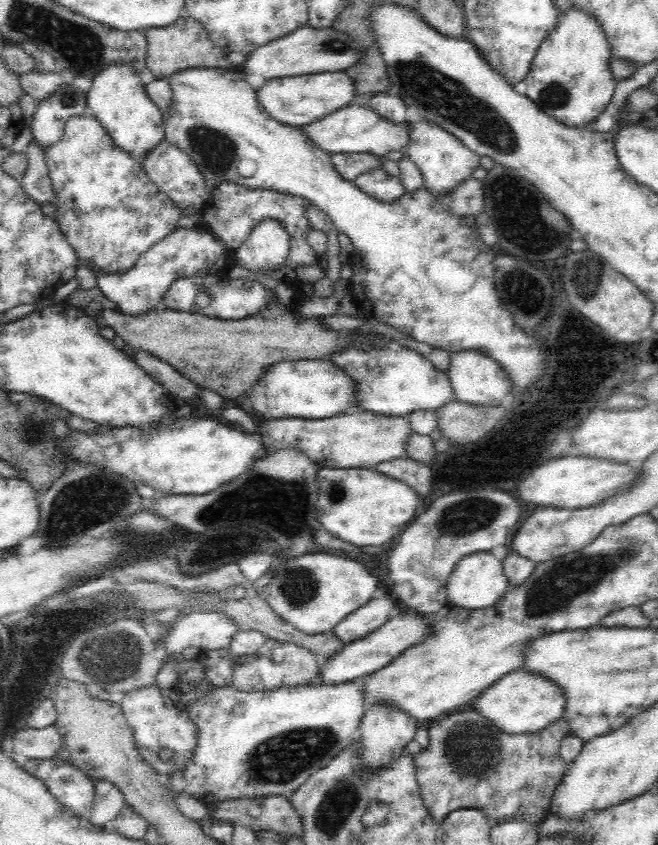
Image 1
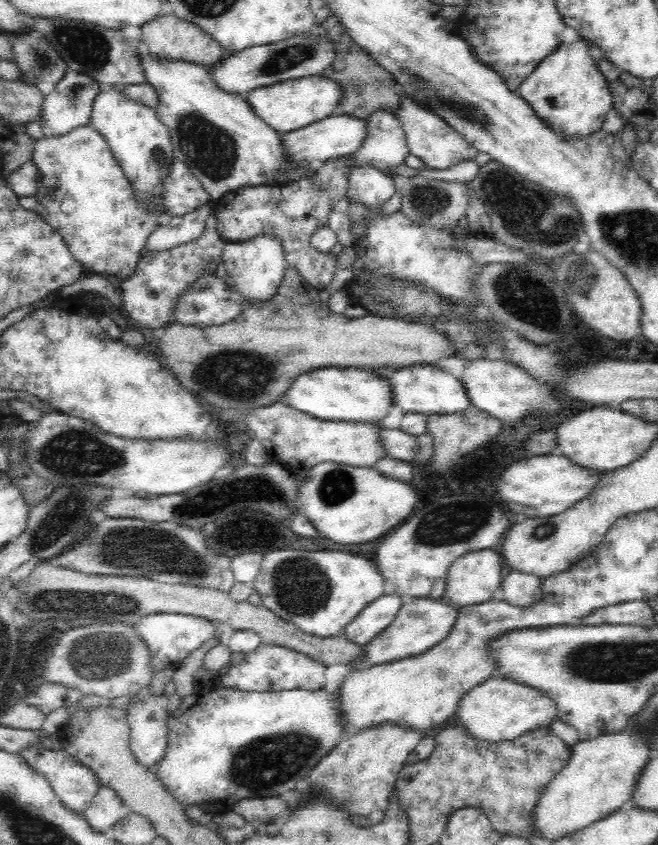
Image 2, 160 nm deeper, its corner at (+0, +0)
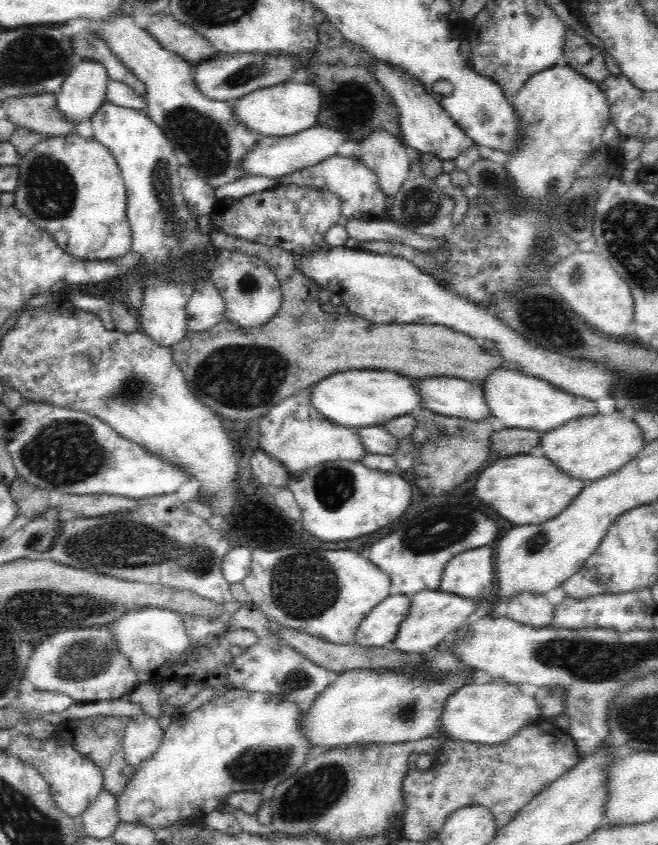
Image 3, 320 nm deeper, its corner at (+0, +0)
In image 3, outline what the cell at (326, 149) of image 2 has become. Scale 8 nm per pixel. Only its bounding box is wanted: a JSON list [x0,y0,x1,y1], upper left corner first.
[240,126,346,179]

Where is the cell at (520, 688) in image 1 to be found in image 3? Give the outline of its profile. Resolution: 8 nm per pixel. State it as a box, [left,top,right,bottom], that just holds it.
[439,681,543,746]

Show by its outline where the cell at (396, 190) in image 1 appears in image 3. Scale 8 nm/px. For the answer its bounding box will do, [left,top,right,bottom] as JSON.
[275,153,389,222]

